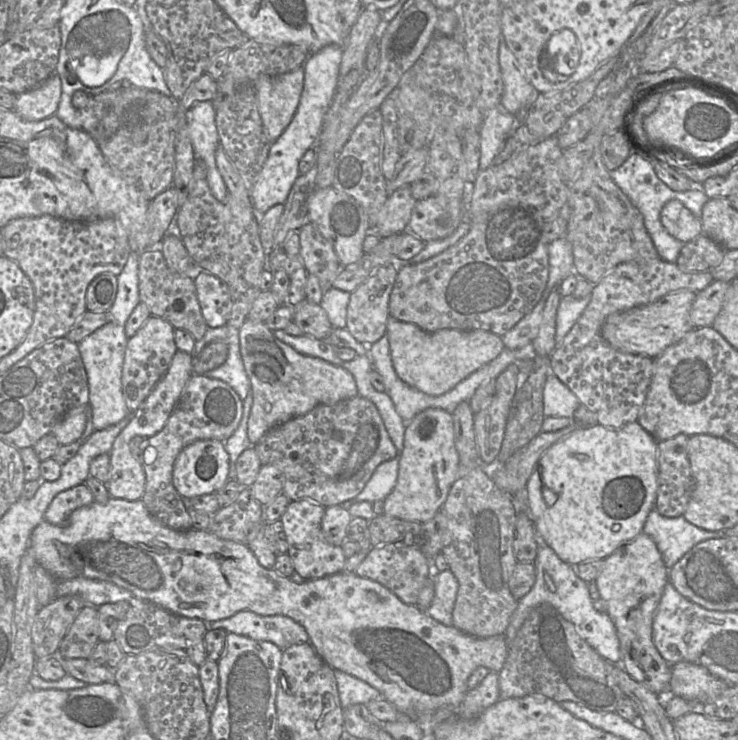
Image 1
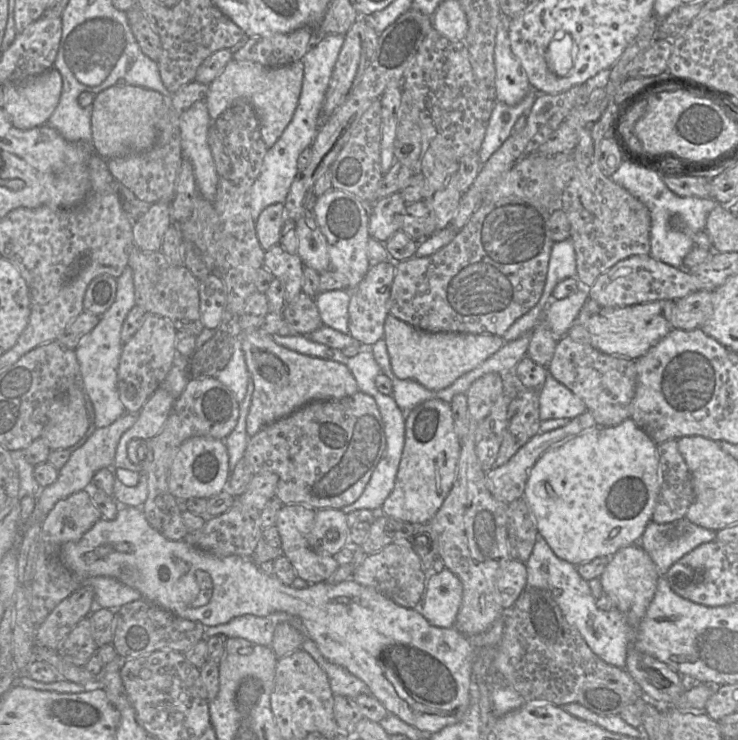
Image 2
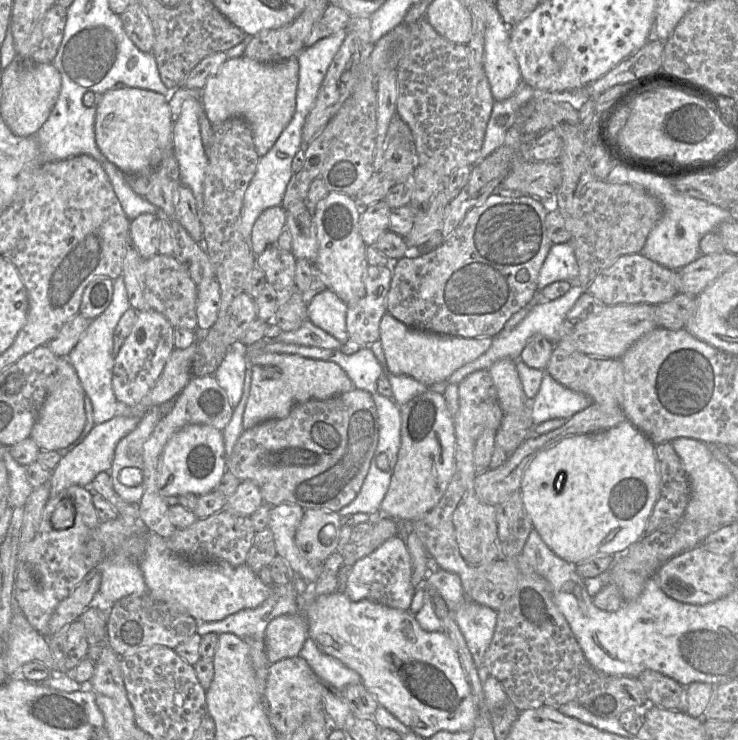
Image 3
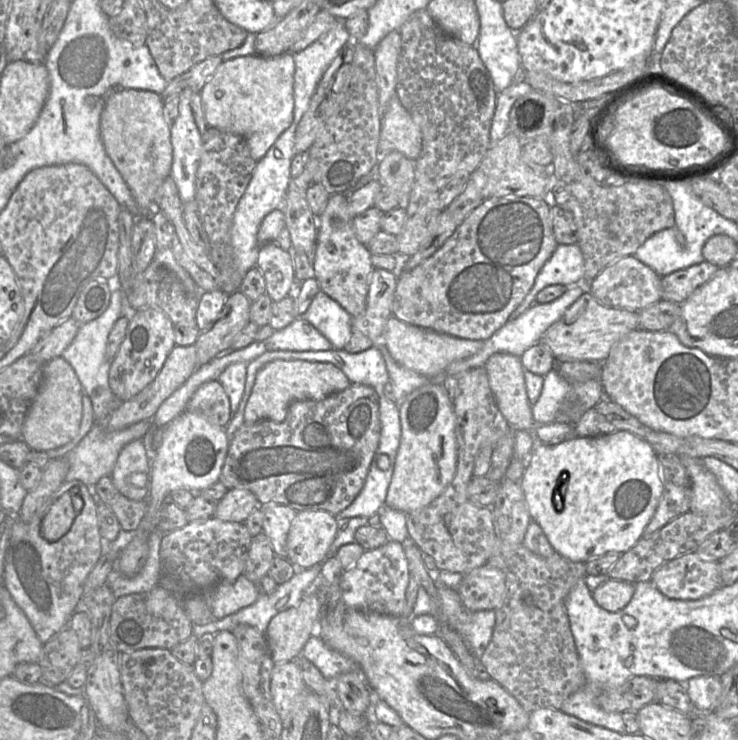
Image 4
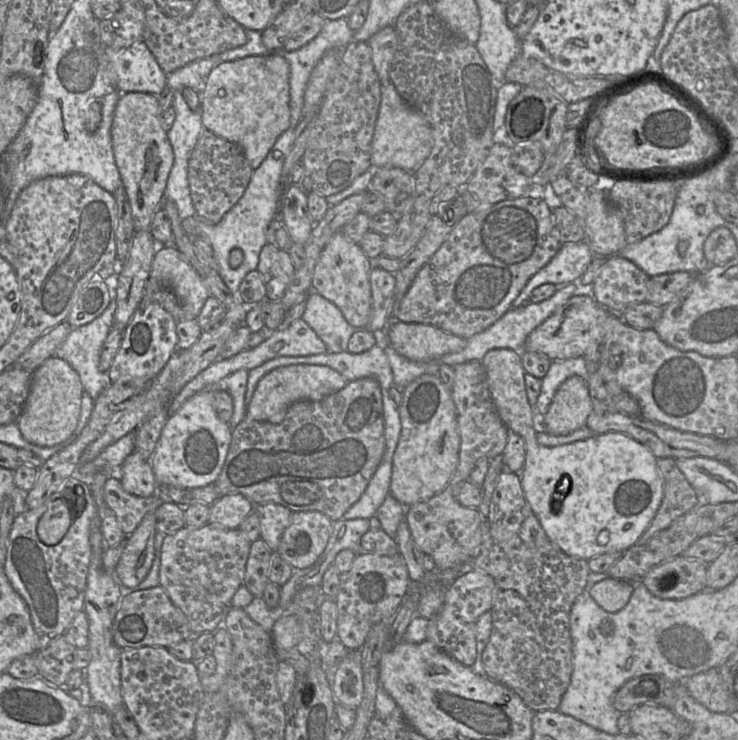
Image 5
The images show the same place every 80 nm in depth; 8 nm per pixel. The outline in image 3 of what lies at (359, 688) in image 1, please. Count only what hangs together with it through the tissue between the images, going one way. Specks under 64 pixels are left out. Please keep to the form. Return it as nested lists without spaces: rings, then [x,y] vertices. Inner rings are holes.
[[[309,637],[300,651],[300,657],[309,664],[319,679],[339,690],[361,683],[361,677],[357,672],[336,658],[323,653]]]

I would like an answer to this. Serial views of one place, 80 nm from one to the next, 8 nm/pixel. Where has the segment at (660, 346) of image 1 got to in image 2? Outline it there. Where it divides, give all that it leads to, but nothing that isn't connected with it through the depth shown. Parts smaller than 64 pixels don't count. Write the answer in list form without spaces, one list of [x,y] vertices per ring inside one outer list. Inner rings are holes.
[[[589,298],[581,308],[574,324],[579,324],[586,329],[591,345],[597,350],[608,355],[636,360],[673,329],[670,316],[674,303],[673,300],[657,300],[608,308],[599,306]]]

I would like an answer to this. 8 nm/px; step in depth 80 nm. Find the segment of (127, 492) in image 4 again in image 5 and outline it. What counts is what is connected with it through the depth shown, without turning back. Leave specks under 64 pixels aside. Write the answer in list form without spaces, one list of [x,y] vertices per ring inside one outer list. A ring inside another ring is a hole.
[[[140,453],[129,454],[118,470],[123,489],[139,497],[149,497],[157,492],[157,482],[149,461]]]

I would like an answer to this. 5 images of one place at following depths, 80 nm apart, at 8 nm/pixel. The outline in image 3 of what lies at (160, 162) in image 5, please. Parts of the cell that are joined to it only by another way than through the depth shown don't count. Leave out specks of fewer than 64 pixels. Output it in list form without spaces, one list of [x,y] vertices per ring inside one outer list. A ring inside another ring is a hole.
[[[127,86],[115,87],[98,97],[94,124],[96,144],[121,172],[149,173],[172,152],[173,120],[168,97]]]

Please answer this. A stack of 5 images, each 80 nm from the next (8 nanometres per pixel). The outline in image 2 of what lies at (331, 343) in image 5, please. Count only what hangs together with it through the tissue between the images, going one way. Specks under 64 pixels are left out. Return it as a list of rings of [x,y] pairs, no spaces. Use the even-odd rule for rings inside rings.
[[[331,290],[318,293],[315,297],[323,326],[348,333],[348,306],[350,291]]]

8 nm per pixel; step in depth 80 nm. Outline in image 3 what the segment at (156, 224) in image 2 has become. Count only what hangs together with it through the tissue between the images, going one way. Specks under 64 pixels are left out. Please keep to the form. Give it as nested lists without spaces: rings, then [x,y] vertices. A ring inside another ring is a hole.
[[[157,214],[139,215],[130,222],[130,236],[140,256],[149,259],[158,254],[161,220]]]

